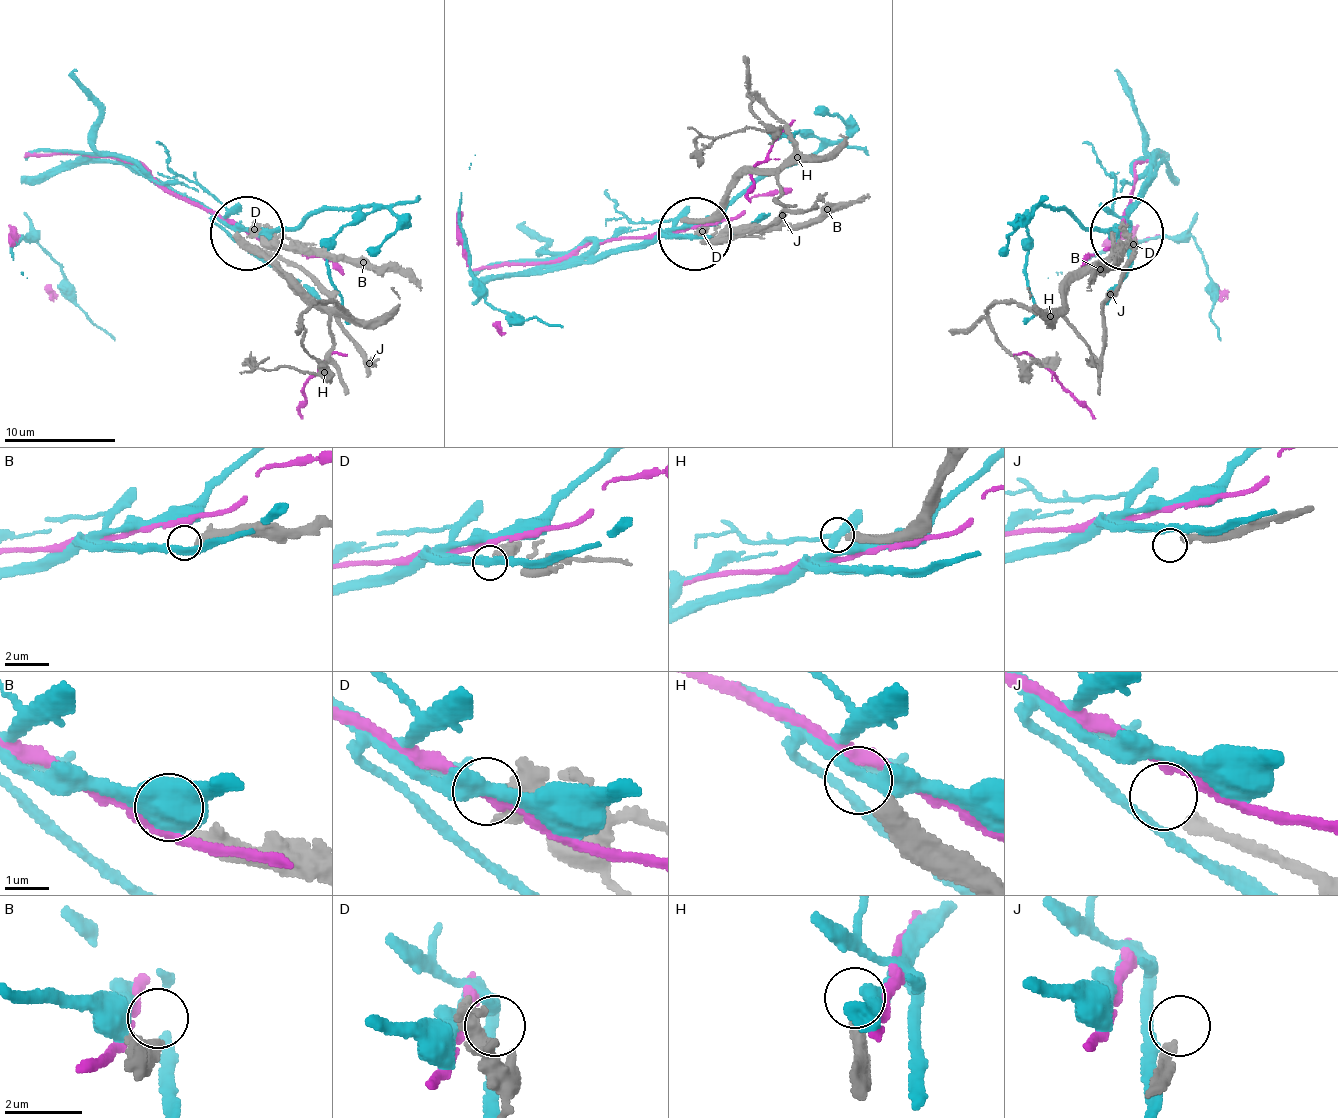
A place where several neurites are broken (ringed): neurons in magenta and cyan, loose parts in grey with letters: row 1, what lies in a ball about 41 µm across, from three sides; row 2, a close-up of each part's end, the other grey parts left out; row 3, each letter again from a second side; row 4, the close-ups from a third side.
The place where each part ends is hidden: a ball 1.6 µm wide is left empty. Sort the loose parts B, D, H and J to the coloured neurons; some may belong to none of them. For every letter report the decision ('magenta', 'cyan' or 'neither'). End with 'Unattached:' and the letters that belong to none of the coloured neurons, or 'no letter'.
B: neither
D: cyan
H: neither
J: neither
Unattached: B, H, J

